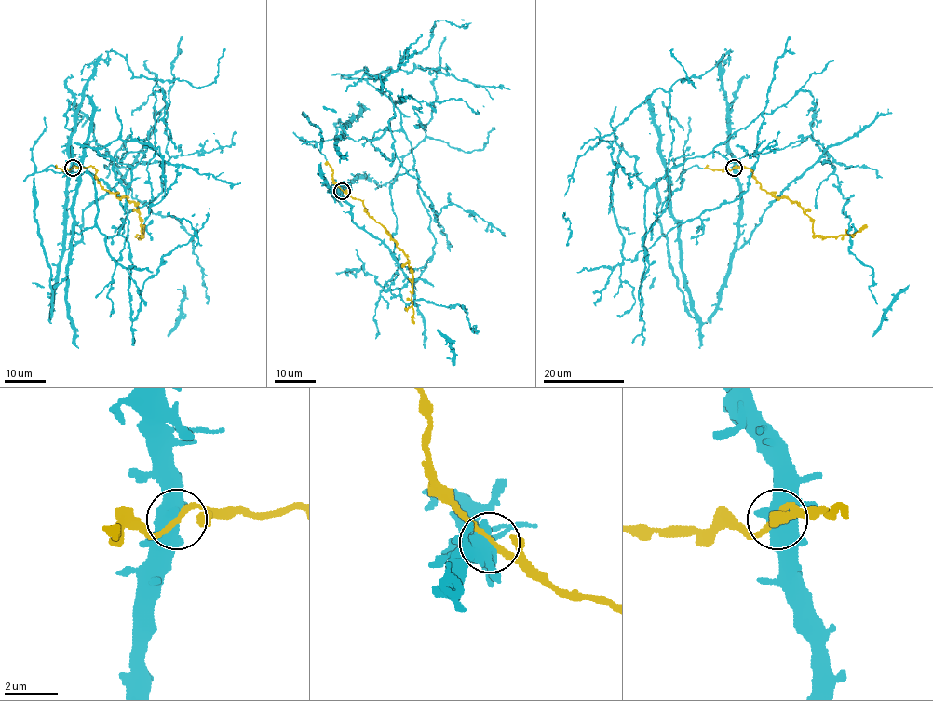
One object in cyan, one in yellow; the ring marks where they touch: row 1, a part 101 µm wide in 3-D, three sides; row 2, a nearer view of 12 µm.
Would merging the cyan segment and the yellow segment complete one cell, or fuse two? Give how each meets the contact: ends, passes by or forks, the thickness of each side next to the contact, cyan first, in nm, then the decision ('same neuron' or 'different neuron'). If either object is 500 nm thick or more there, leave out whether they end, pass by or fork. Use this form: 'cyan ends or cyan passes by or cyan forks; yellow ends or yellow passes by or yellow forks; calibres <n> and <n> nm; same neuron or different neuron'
calibres 550 and 200 nm; same neuron

